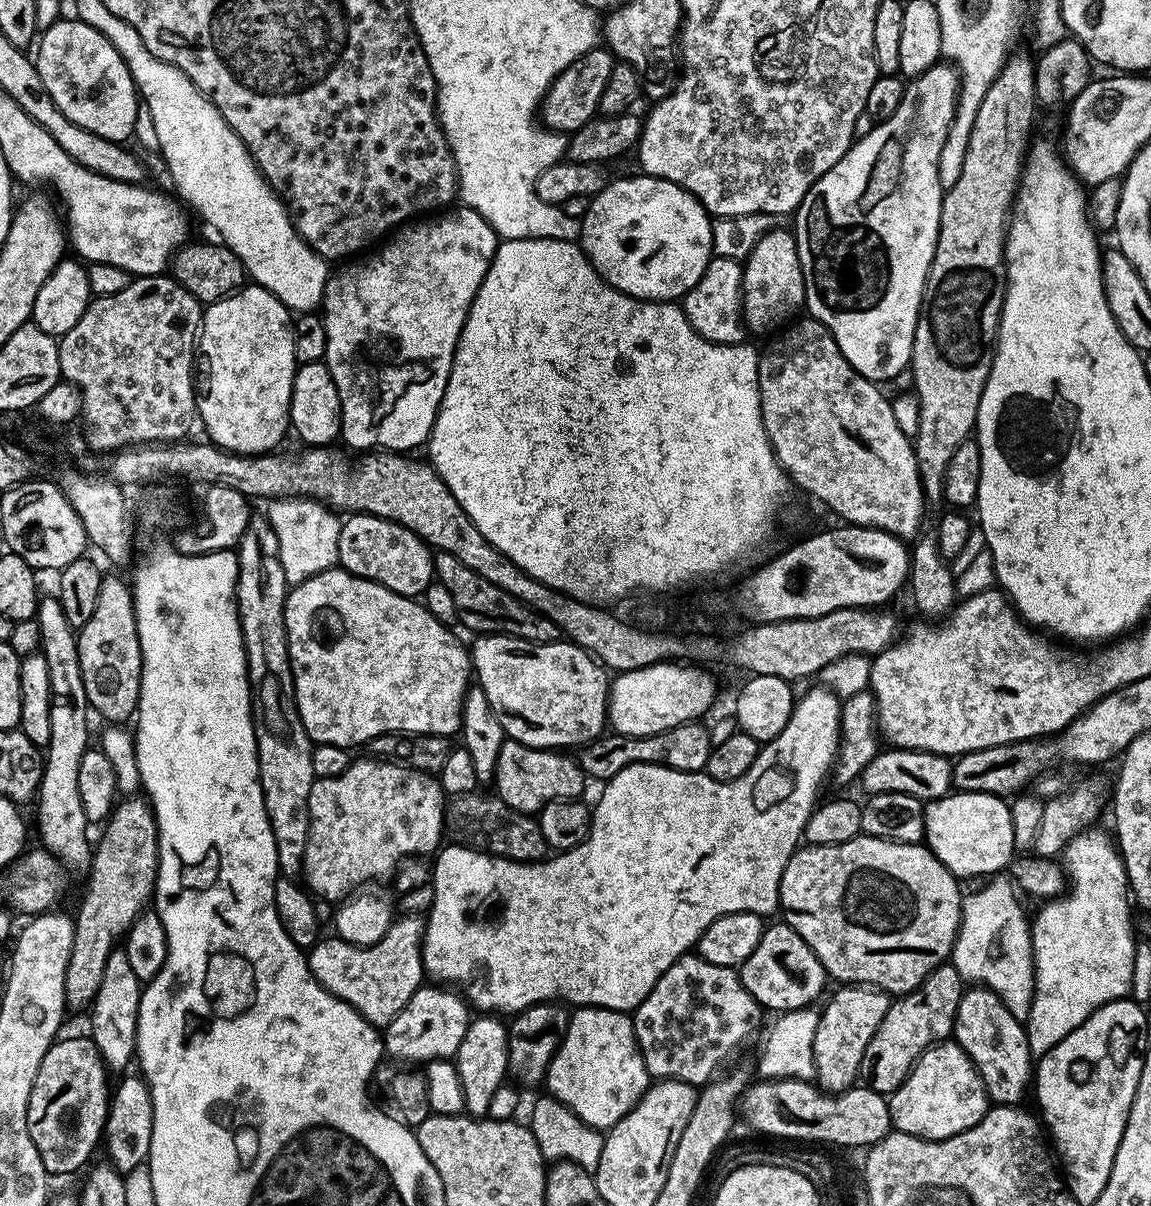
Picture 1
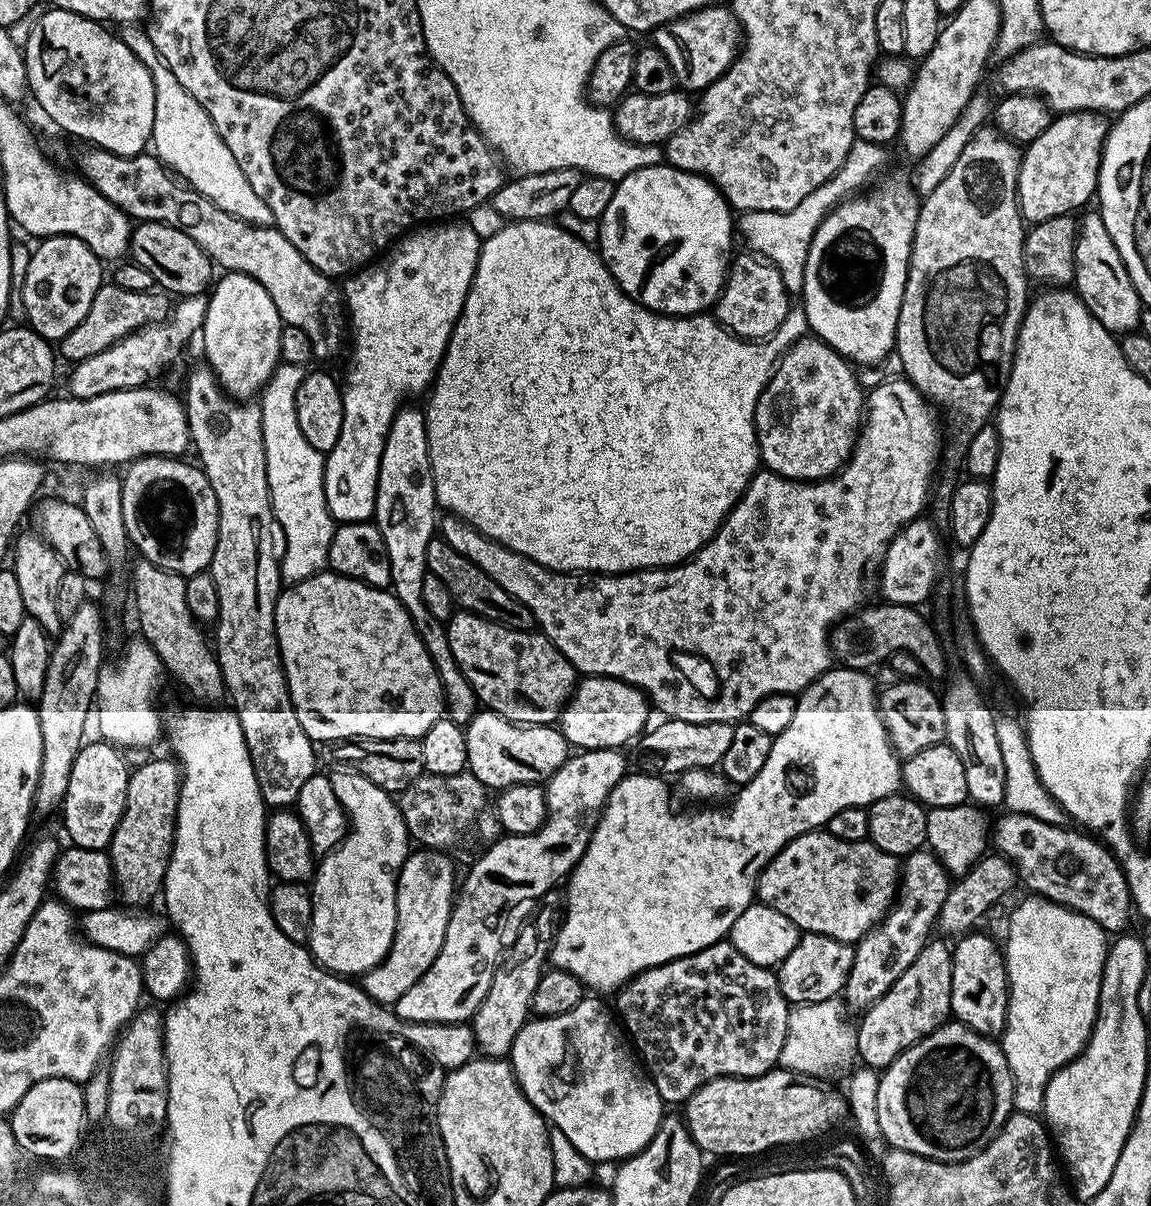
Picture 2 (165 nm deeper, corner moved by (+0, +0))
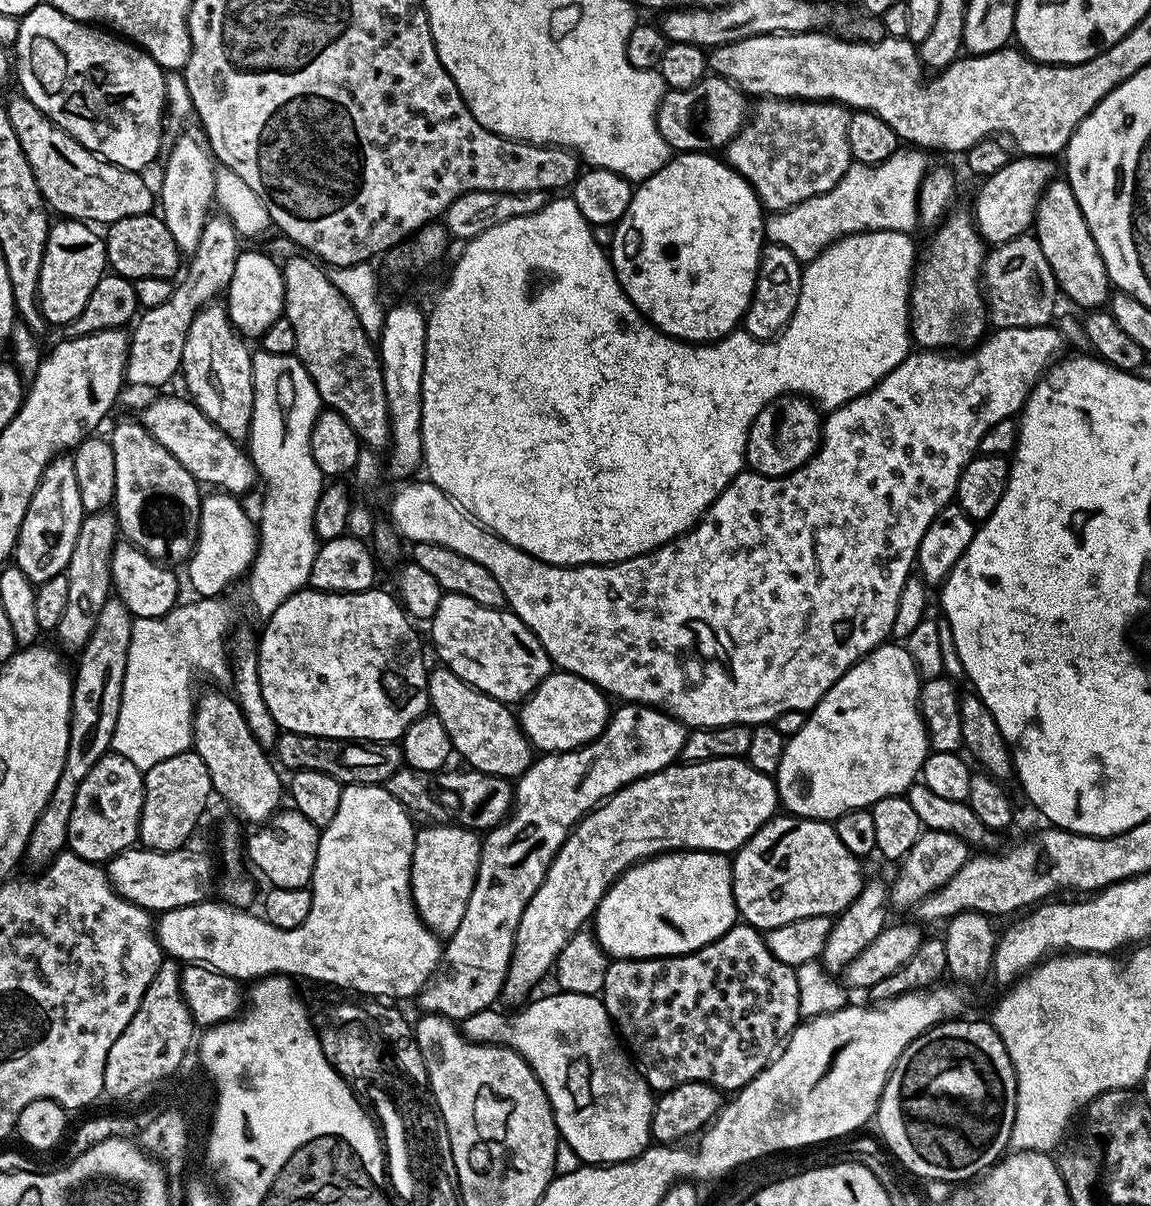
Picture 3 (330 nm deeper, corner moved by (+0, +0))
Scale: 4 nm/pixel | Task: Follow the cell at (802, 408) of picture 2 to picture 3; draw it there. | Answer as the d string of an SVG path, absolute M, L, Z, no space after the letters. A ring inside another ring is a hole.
M789 394L772 400L754 418L752 428L748 432L748 443L744 445L746 464L751 471L759 472L761 476L785 476L794 470L798 470L815 454L820 447L822 435L822 416L817 405L811 399L800 394Z

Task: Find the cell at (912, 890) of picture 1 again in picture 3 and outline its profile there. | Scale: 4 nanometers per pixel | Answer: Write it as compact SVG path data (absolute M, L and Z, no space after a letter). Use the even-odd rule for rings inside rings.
M777 814L771 820L760 827L756 833L746 841L739 852L735 853L732 860L732 889L734 890L734 902L736 903L736 910L739 919L743 923L752 925L757 930L767 930L770 928L777 928L778 926L786 926L795 920L802 918L814 918L815 916L830 916L837 917L841 912L846 911L850 905L860 897L860 891L864 889L866 883L866 875L860 869L862 864L861 857L850 854L850 850L846 850L846 846L842 846L842 842L838 838L835 827L827 820L806 820L799 816L791 814Z

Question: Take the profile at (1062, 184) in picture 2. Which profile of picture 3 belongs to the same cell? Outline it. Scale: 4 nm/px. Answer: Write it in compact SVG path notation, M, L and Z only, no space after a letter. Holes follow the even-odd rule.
M1017 155L1009 159L998 174L987 177L976 196L974 219L980 237L995 246L1010 242L1016 236L1025 235L1033 227L1036 207L1048 183L1057 175L1051 159L1042 156ZM1017 159L1017 160L1016 160Z

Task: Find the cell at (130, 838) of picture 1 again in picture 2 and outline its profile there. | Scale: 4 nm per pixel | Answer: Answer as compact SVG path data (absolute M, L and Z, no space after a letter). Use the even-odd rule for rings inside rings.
M149 758L131 769L126 786L126 806L106 849L112 859L115 891L128 906L148 906L155 896L157 899L161 895L168 863L172 861L180 797L180 766L175 759L167 759Z

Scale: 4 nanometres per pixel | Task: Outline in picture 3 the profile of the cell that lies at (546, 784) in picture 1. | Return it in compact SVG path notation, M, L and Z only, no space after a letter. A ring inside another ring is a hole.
M436 666L429 671L428 703L431 711L442 718L442 726L446 726L446 734L450 734L453 753L461 756L469 769L505 778L519 778L532 764L534 749L520 729L517 713L501 700L471 688L449 668Z

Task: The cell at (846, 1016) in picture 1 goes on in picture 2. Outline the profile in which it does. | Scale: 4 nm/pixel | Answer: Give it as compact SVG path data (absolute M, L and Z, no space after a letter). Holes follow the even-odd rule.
M923 848L903 859L894 905L884 919L854 946L854 965L850 968L842 993L845 1005L851 1011L863 1012L868 1009L918 958L933 933L951 885L949 872L932 851Z

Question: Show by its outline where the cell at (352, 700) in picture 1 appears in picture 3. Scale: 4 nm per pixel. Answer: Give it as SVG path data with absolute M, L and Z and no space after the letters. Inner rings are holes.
M311 586L303 592L296 592L274 614L263 621L264 632L259 633L260 653L258 654L258 678L262 682L262 699L266 701L266 710L274 718L277 729L298 734L321 736L331 740L387 740L399 741L404 731L418 717L429 711L428 674L429 665L424 665L424 652L420 649L420 636L415 632L413 621L404 611L399 599L388 592L383 592L380 586L367 588L365 592L319 592Z

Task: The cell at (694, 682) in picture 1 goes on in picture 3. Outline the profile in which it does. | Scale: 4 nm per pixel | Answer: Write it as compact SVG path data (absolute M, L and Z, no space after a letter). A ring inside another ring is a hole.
M553 670L518 708L520 729L533 749L541 753L574 752L604 733L610 719L609 697L586 678Z

